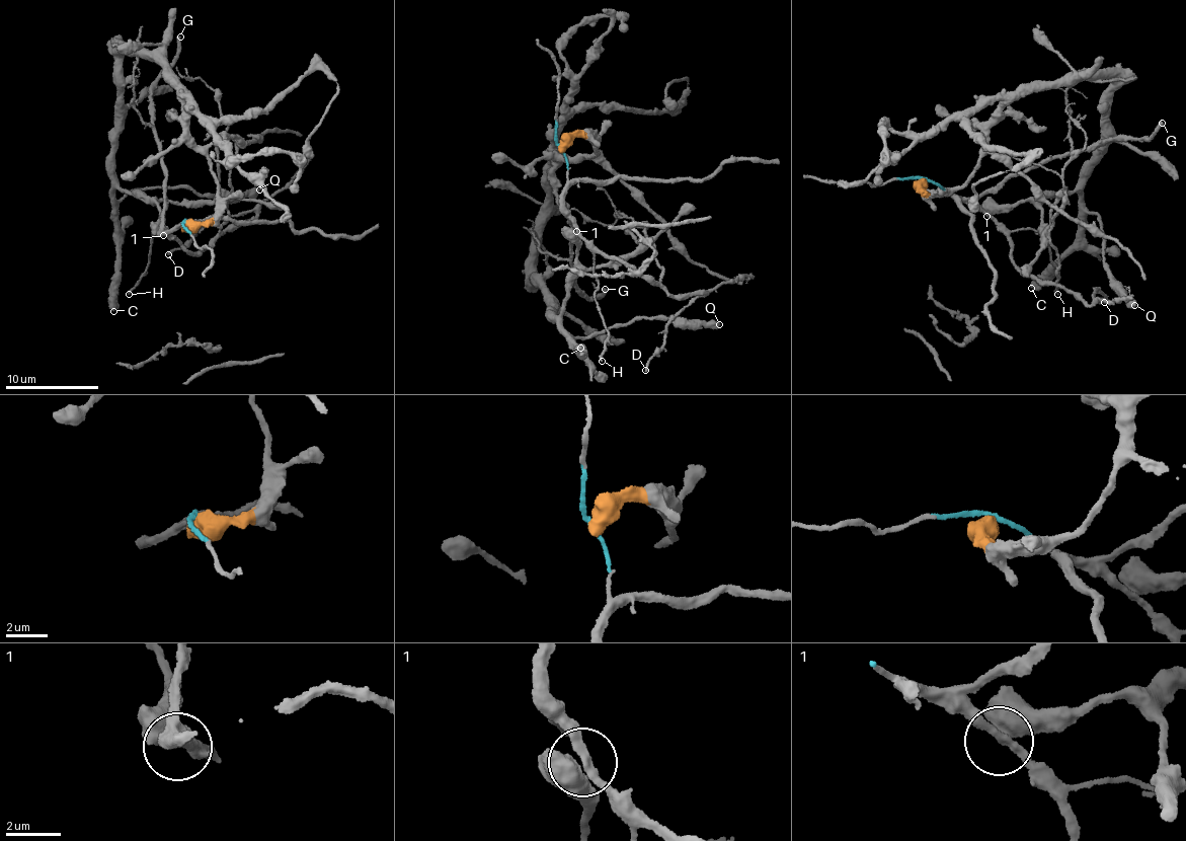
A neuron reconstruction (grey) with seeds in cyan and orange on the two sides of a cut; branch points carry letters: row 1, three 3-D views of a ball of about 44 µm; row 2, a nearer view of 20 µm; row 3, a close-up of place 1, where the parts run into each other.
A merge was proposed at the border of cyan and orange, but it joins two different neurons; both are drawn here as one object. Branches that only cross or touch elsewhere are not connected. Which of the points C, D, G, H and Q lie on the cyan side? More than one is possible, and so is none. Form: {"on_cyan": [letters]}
{"on_cyan": ["D", "G", "H"]}

